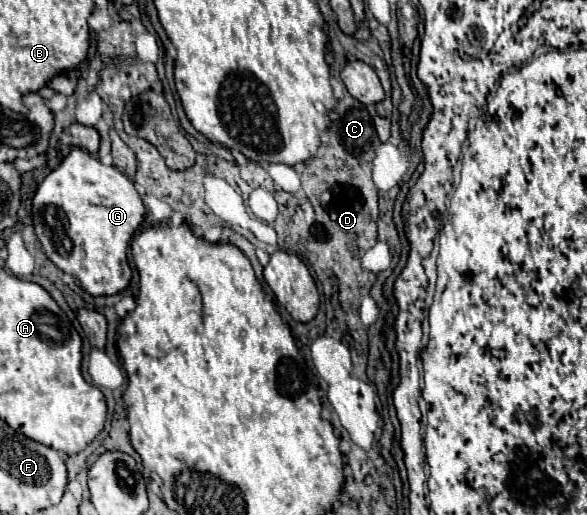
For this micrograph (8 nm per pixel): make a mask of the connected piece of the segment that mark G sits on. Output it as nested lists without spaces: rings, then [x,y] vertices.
[[[72,148],[72,152],[62,160],[62,164],[52,170],[44,182],[38,186],[32,202],[32,218],[38,240],[44,244],[46,256],[62,270],[72,274],[80,286],[90,296],[112,296],[128,288],[132,280],[132,268],[128,264],[128,278],[122,278],[124,266],[128,262],[128,246],[132,236],[140,230],[146,216],[146,206],[142,196],[134,188],[134,182],[114,166],[104,166],[98,158],[82,148]]]

